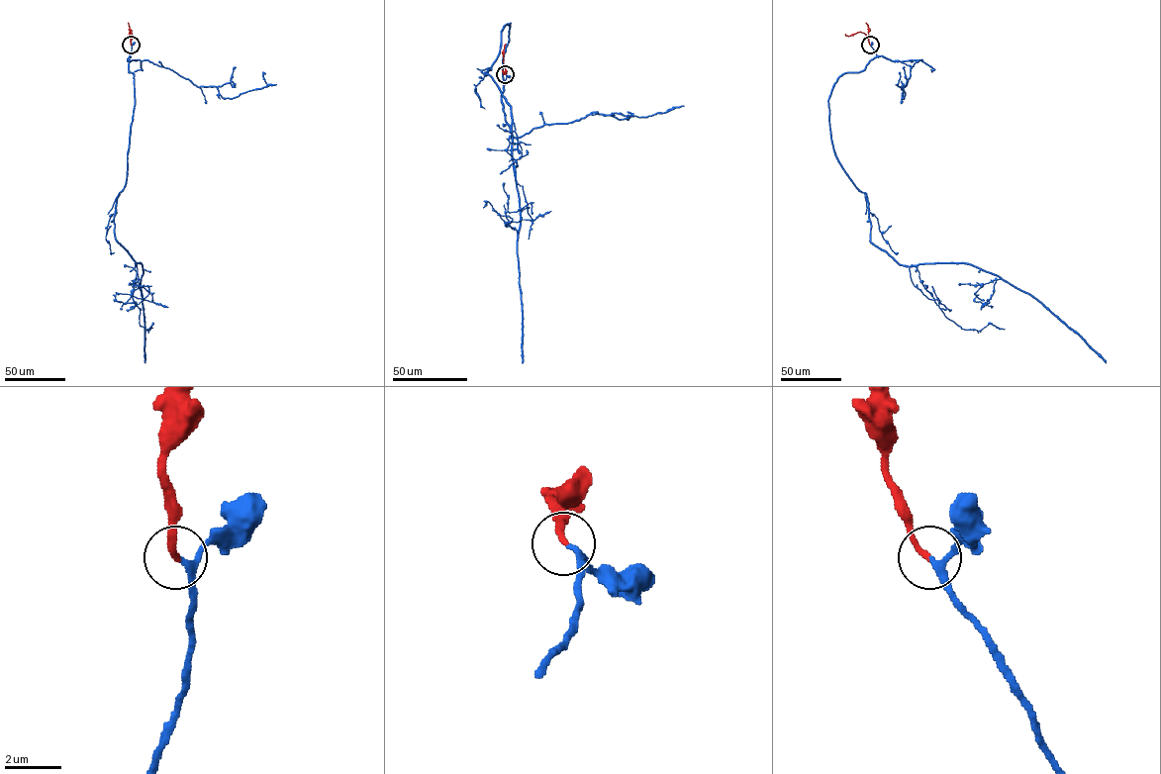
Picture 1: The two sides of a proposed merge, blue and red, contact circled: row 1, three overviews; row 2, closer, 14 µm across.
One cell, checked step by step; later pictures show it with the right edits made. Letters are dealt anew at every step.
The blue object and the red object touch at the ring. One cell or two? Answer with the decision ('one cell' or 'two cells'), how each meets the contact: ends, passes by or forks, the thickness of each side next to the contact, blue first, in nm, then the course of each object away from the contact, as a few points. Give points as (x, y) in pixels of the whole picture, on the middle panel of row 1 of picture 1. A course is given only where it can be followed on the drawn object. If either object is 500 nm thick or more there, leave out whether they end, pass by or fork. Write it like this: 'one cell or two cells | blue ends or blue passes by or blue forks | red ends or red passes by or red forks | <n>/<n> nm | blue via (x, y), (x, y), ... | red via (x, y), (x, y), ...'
one cell | blue passes by | red ends | 170/220 nm | blue via (506, 74), (510, 24), (501, 31), (499, 53), (484, 74), (511, 112), (523, 362) | red via (506, 74), (503, 51), (506, 44)

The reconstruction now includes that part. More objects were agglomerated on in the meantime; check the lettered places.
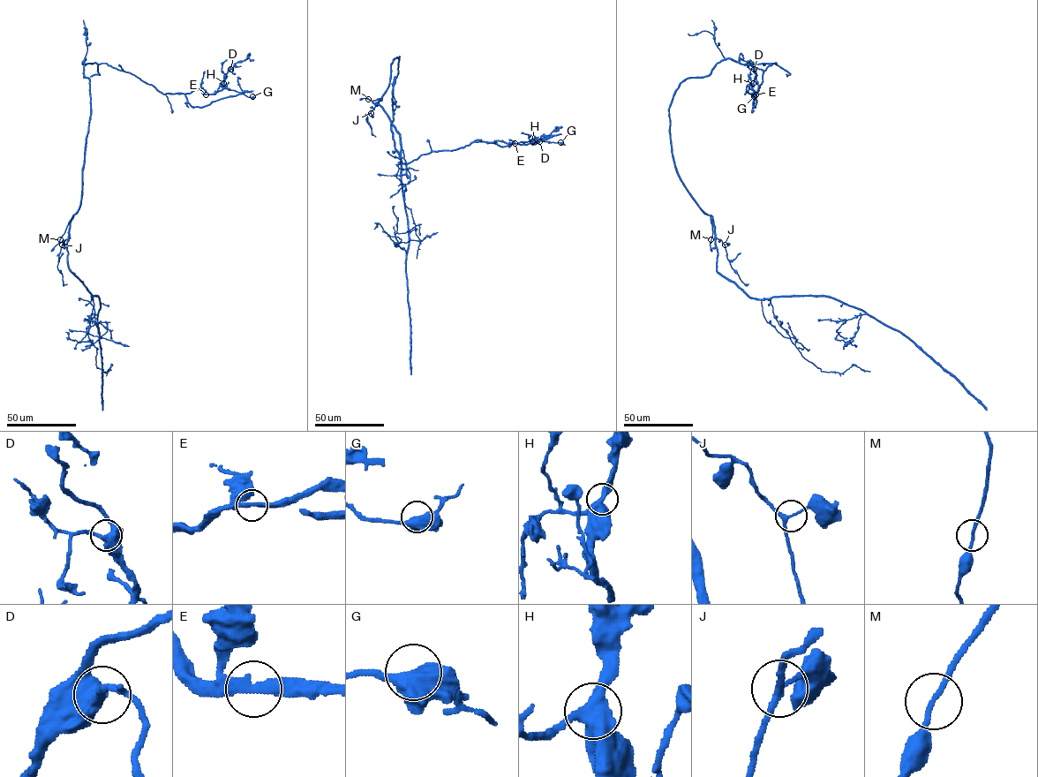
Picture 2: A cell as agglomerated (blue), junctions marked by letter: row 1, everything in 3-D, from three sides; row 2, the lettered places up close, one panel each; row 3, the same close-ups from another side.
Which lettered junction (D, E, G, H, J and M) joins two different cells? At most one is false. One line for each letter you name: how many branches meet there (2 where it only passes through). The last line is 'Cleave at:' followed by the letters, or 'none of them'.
Cleave at: none of them

